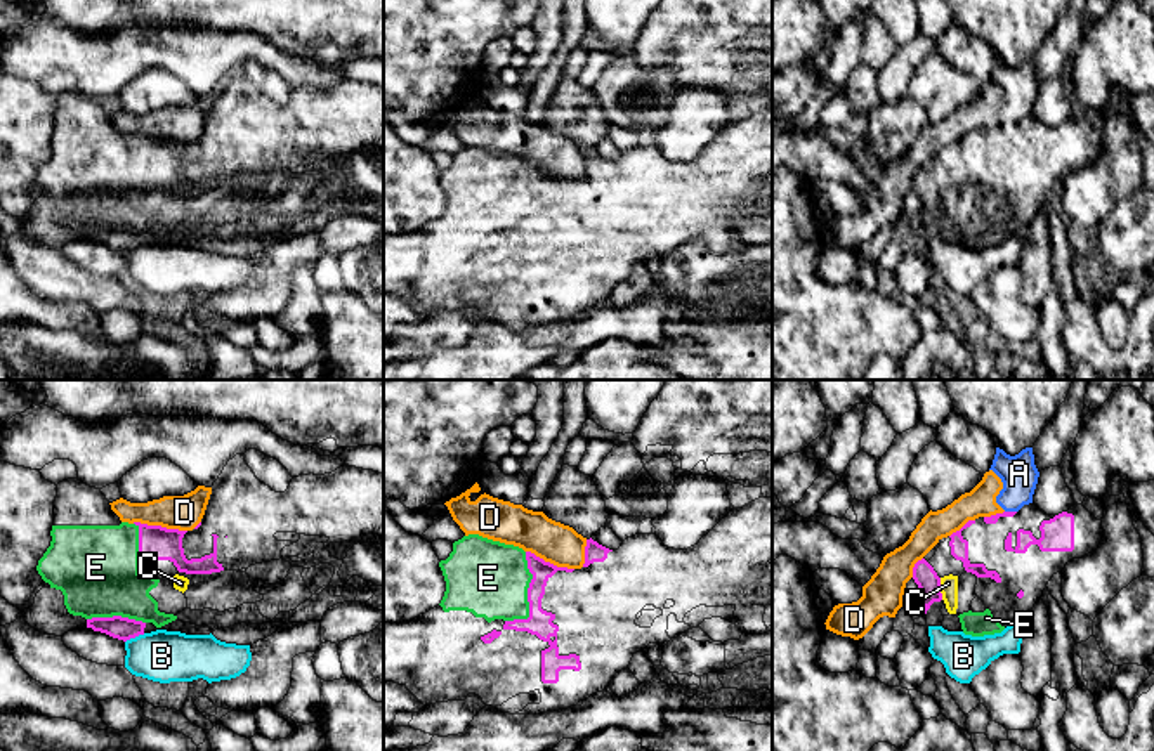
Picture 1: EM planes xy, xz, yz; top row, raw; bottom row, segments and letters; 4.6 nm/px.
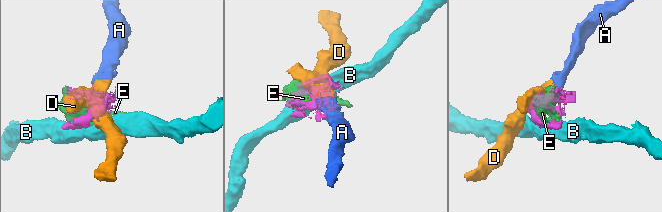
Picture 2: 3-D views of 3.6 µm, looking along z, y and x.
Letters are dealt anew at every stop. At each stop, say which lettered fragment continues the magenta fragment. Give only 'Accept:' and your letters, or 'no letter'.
Accept: B, C

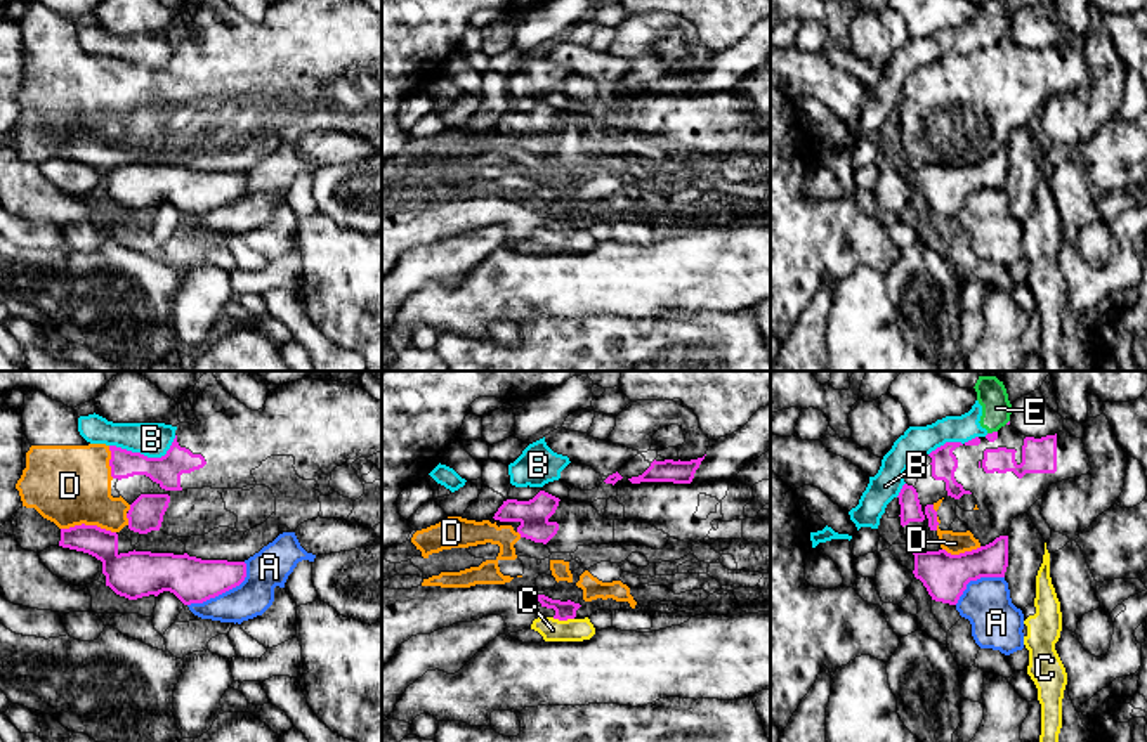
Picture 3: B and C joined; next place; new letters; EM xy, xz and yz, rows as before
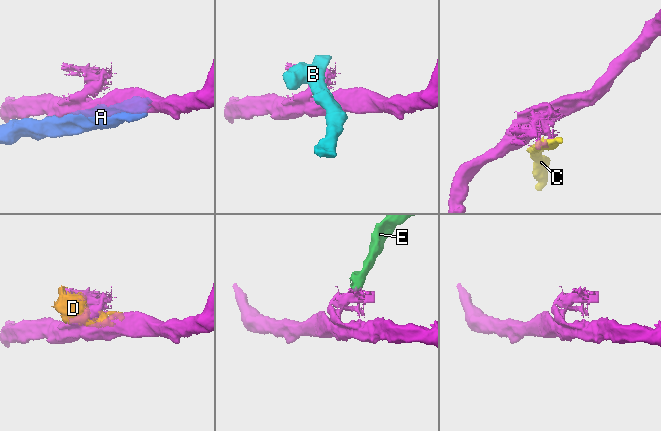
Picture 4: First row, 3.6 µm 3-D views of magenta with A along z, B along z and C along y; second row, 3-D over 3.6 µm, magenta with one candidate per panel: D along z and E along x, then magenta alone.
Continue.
Accept: no letter

